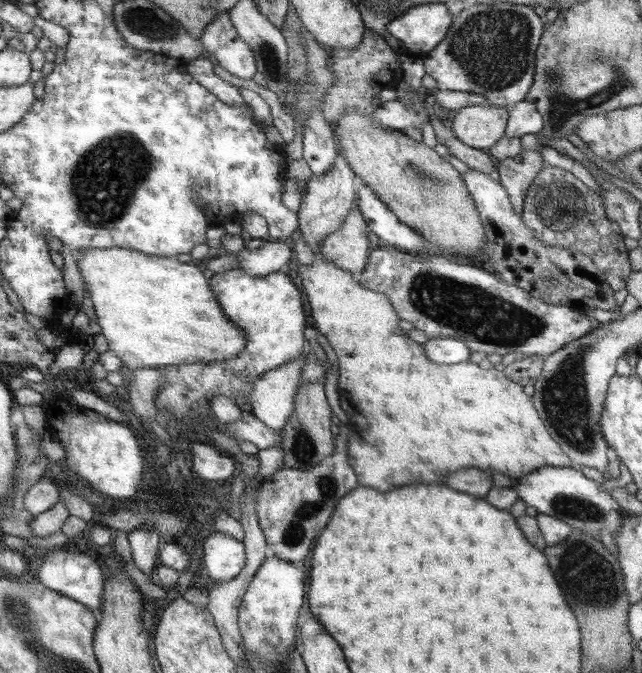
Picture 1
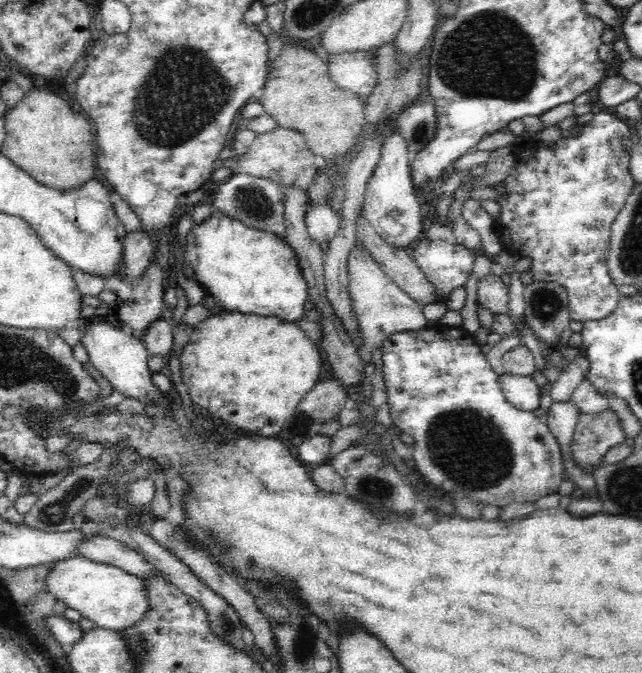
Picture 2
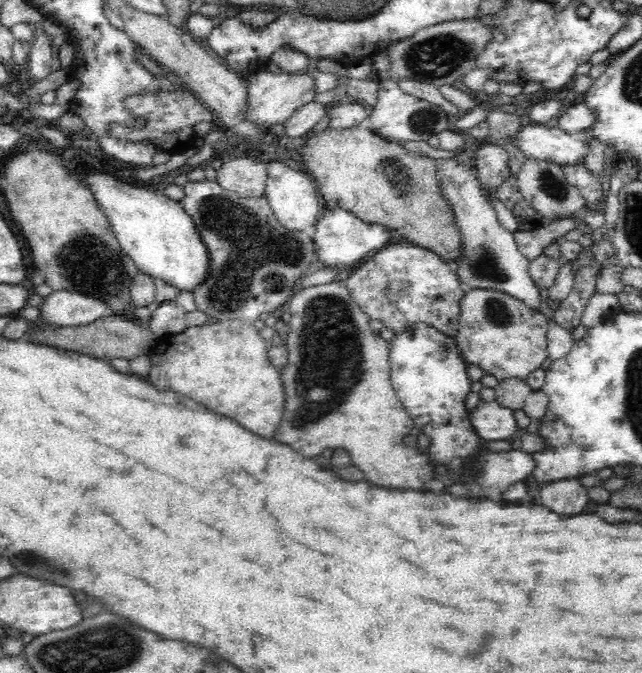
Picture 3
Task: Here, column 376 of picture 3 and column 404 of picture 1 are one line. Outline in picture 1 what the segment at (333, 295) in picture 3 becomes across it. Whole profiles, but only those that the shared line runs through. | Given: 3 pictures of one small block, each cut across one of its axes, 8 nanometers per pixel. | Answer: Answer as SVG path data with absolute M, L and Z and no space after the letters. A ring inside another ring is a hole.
M324 238L317 241L319 250L315 253L316 261L311 266L301 266L298 269L298 274L299 278L301 278L302 290L305 290L306 293L306 300L310 303L314 326L318 332L321 332L326 337L328 344L334 348L334 352L338 356L338 388L346 392L346 398L367 419L367 429L357 428L351 424L350 437L348 438L347 455L350 458L349 462L357 473L359 484L382 490L382 492L388 492L388 490L396 488L396 486L406 486L406 484L444 484L444 478L449 472L470 467L479 468L483 471L501 472L514 478L520 478L525 474L532 473L533 470L545 466L570 468L573 465L573 459L568 458L568 455L564 454L563 448L556 442L556 439L550 436L548 429L544 428L544 421L540 418L538 412L534 410L534 406L532 406L531 396L522 392L521 383L514 382L507 374L498 372L494 367L484 370L470 360L456 365L432 362L428 354L425 353L425 347L410 339L408 331L398 326L400 315L394 309L389 295L382 294L381 291L370 290L362 285L360 278L356 278L348 271L342 270L332 261L324 259L324 255L321 252L322 242L324 242Z

